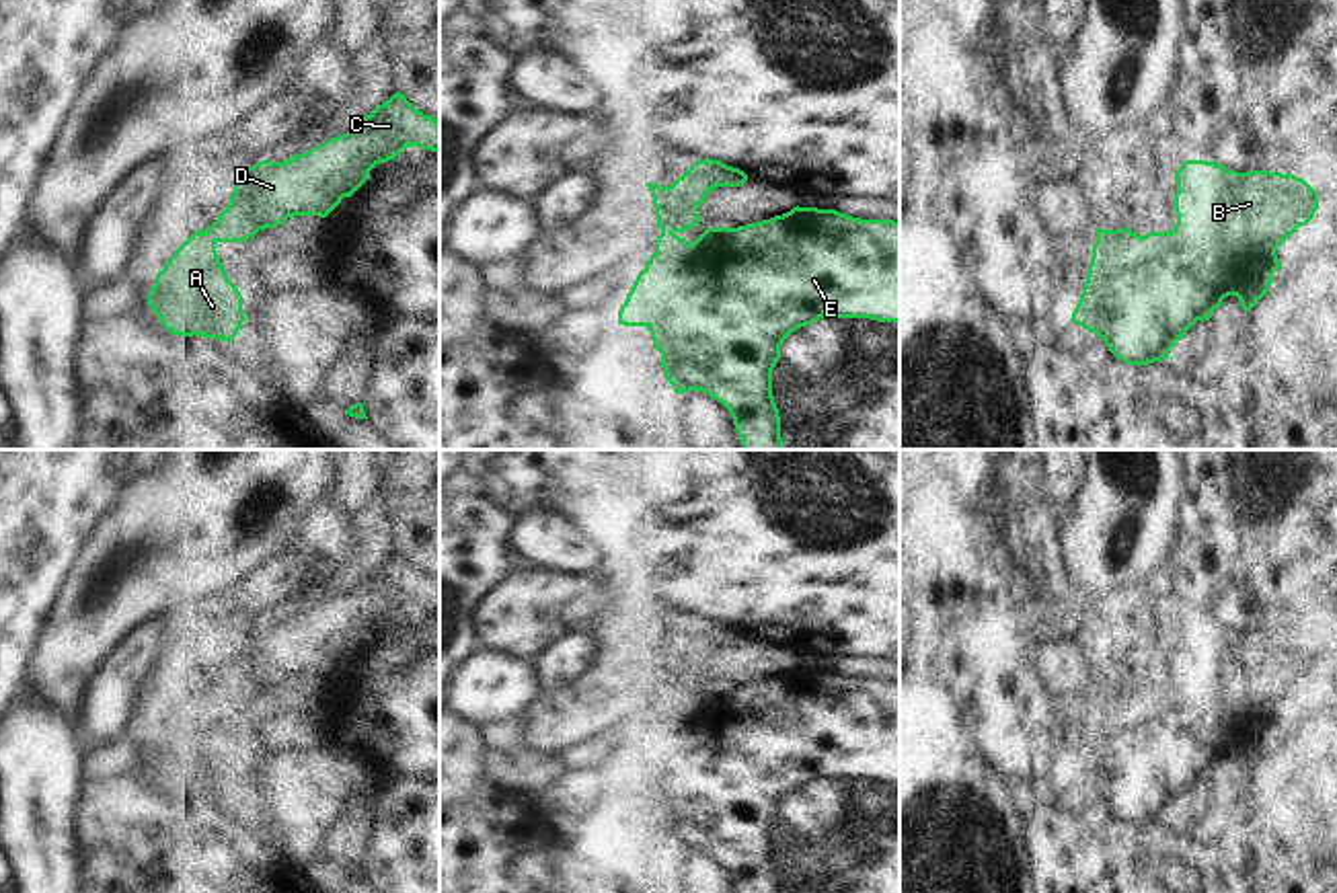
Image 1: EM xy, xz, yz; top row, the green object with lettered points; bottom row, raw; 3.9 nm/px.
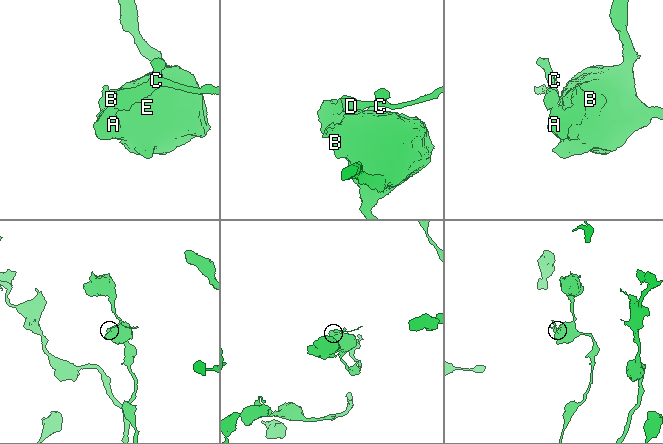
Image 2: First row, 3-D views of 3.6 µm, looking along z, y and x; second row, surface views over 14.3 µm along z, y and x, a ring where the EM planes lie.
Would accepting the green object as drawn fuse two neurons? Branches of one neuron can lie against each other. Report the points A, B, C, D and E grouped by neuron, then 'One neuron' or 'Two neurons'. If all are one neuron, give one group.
Groups: A B E / C D. Two neurons.

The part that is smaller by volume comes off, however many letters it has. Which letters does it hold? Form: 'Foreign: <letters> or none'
Foreign: C, D

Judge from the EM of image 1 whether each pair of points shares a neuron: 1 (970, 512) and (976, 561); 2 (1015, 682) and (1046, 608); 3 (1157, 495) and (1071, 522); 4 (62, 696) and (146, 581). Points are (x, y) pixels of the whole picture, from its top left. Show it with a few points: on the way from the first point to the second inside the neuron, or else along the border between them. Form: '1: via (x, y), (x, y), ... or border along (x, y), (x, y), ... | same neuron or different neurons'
1: via (962, 524), (964, 549) | same neuron
2: border along (1025, 581), (1029, 618), (1068, 655) | different neurons
3: via (1136, 501), (1116, 522), (1091, 522) | same neuron
4: via (62, 668), (118, 610) | same neuron

